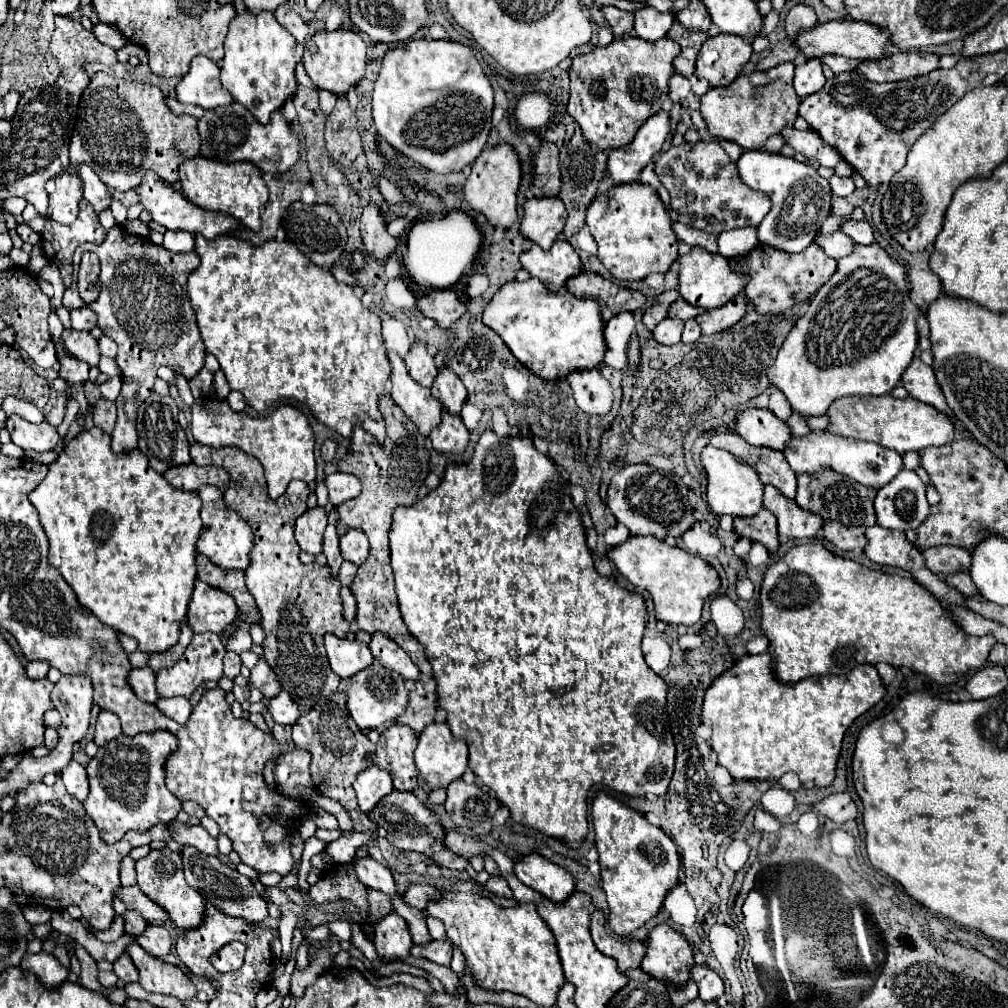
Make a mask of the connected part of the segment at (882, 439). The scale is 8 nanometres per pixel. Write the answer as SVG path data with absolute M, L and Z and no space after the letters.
M890 394L884 396L842 396L840 400L832 402L832 408L828 408L828 432L844 436L844 438L854 438L854 440L864 440L864 442L874 442L884 448L896 450L900 454L908 450L924 450L928 446L944 446L954 440L954 424L952 420L938 412L936 408L918 402L914 398L892 398Z

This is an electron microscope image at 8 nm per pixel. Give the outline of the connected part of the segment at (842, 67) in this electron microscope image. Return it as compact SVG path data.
M824 56L824 58L820 58L820 62L826 64L826 66L830 66L834 74L856 70L860 66L860 60L848 60L844 56Z

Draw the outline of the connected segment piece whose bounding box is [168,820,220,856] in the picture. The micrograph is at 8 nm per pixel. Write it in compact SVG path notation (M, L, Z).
M170 822L168 824L172 838L178 844L188 844L194 846L196 850L210 854L210 856L218 856L218 840L214 836L210 836L202 826L192 826L192 824L180 824L180 822Z

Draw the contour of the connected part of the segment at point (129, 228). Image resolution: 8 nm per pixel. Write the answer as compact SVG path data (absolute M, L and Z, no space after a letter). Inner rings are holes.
M140 218L128 220L128 222L124 224L124 228L126 228L126 232L130 232L130 234L134 234L134 236L148 236L148 232L150 232L148 224L142 222Z

